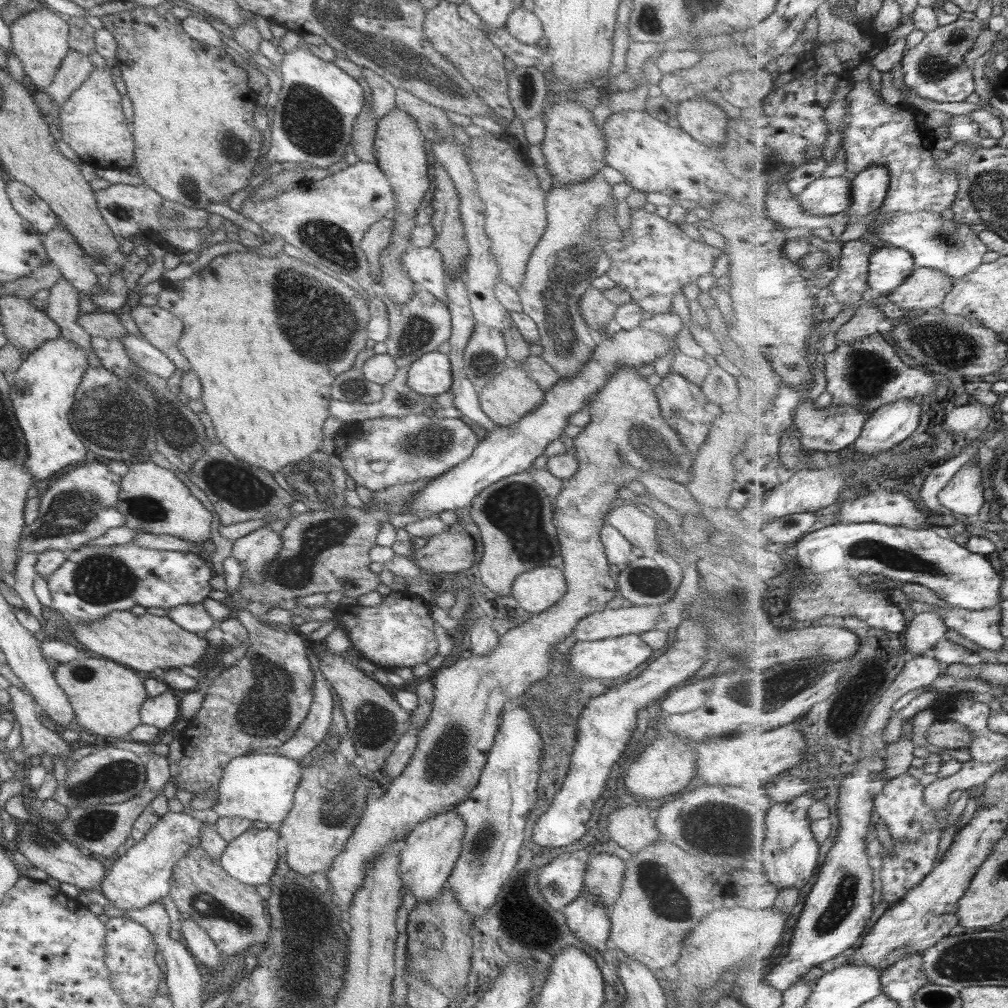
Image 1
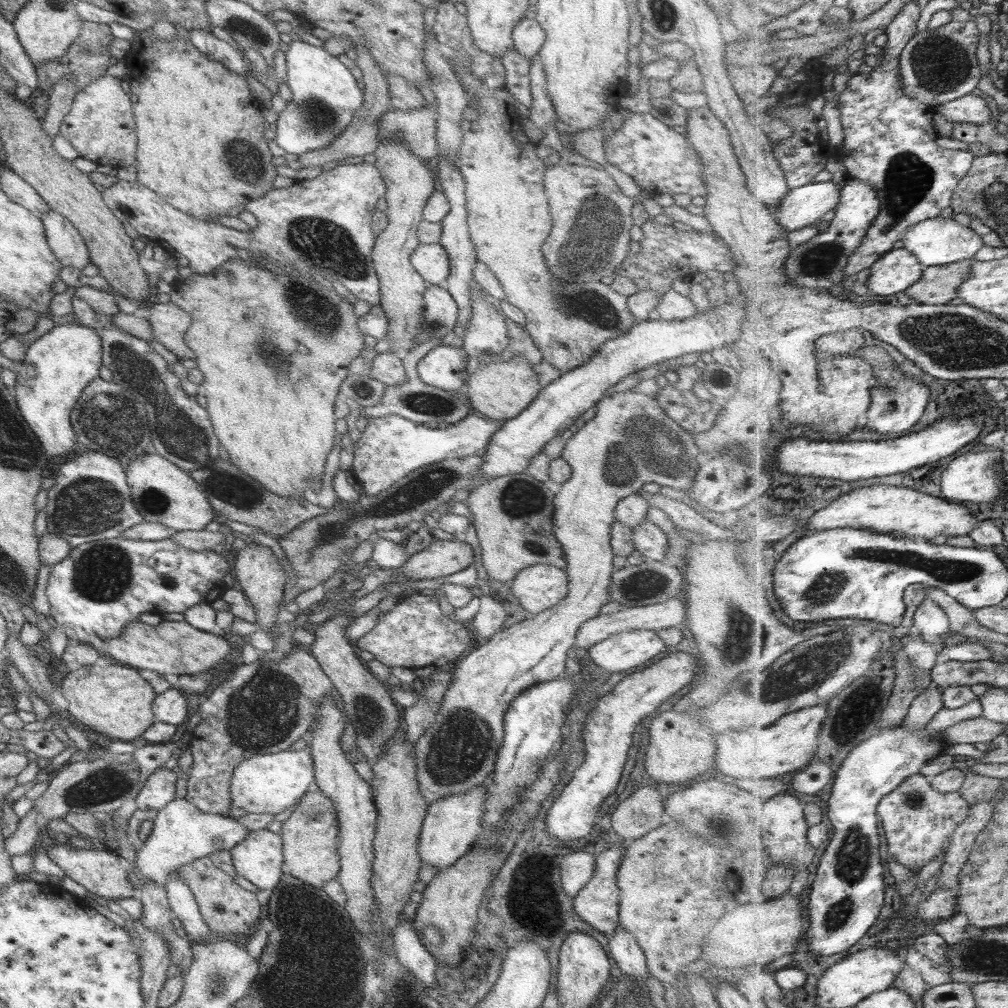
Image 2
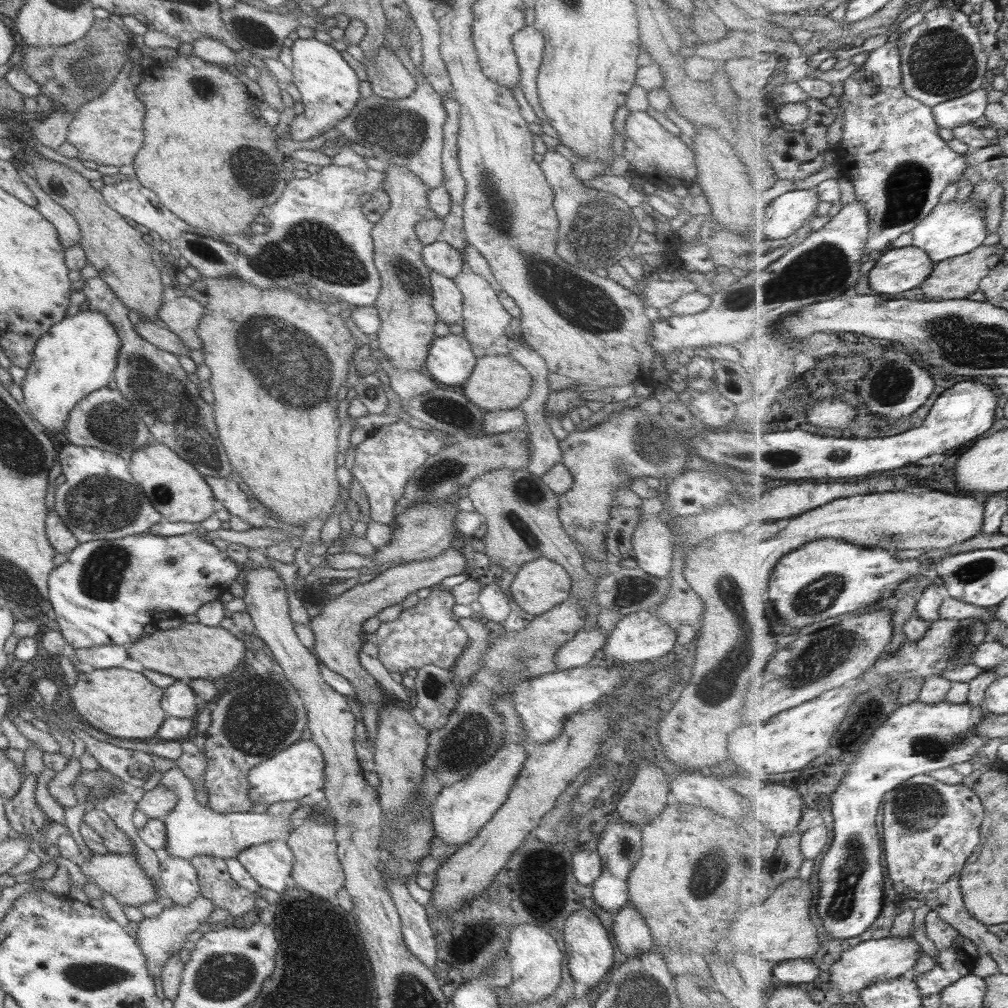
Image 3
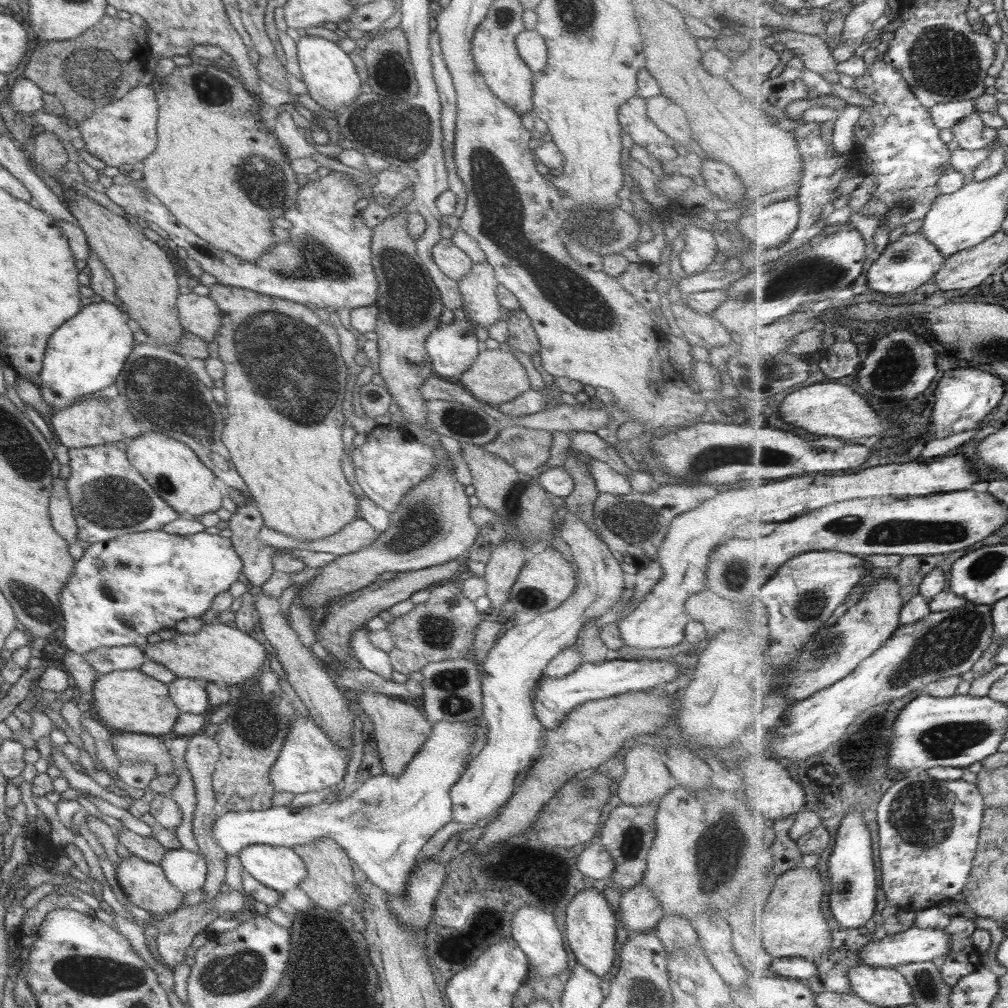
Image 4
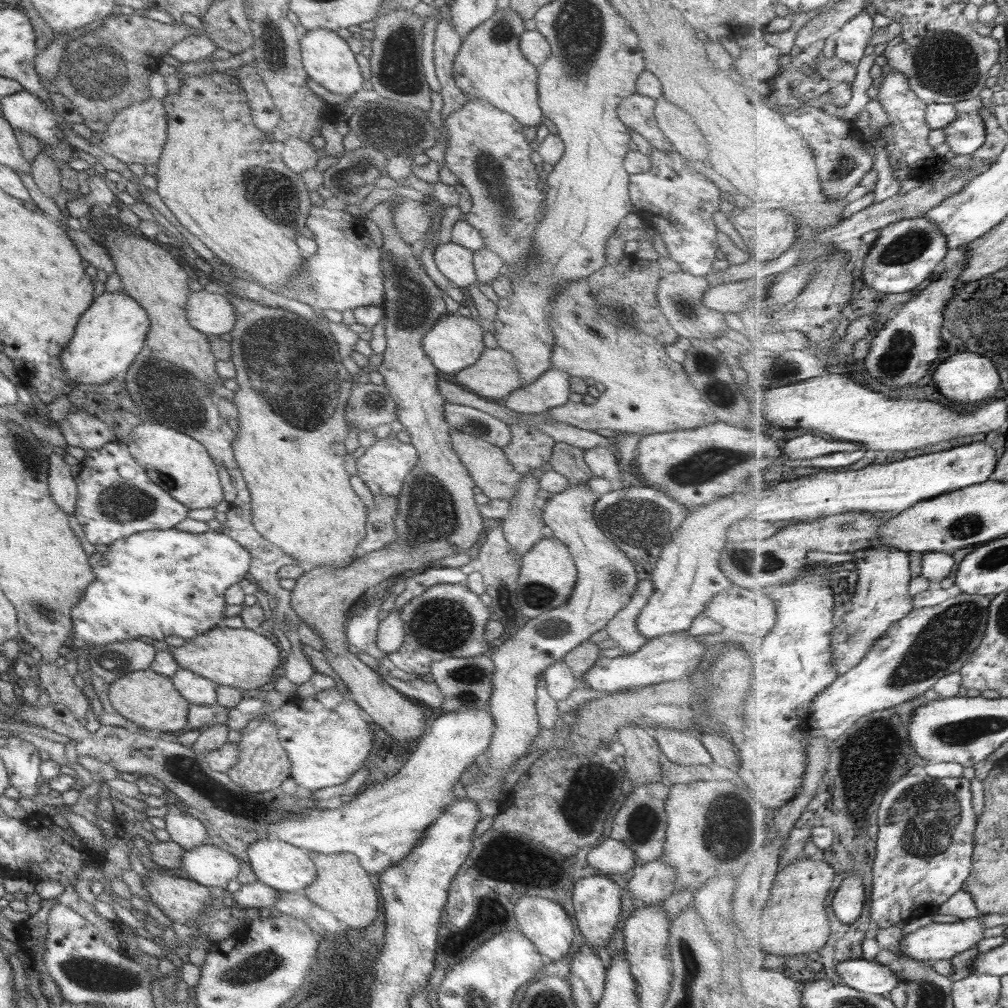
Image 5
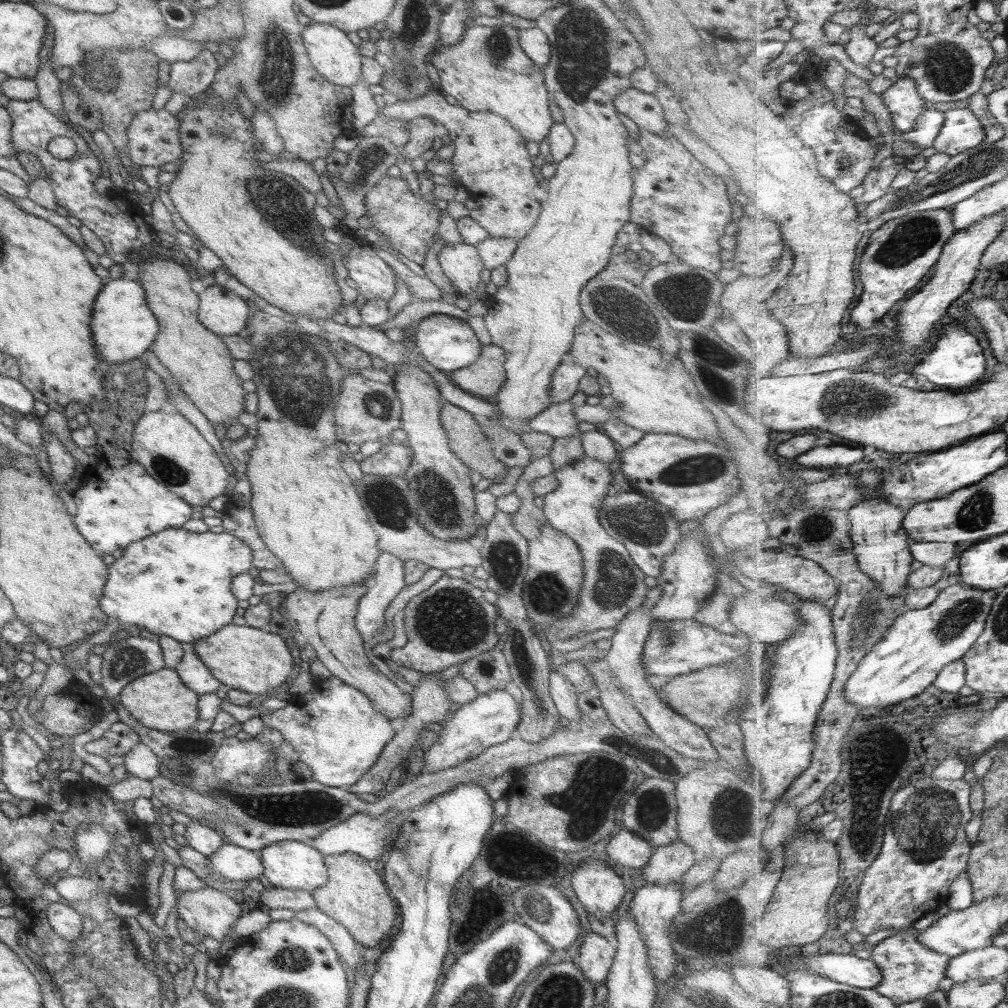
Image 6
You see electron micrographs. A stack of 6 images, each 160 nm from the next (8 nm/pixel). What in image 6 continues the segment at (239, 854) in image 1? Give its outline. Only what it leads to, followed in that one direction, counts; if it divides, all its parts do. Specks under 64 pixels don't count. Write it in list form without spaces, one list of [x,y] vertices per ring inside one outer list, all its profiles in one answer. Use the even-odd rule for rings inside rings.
[[[282,841],[264,847],[258,855],[261,858],[261,866],[263,866],[261,876],[266,878],[267,882],[275,889],[303,890],[311,893],[327,881],[323,855],[317,852],[315,848],[311,848],[307,842]]]

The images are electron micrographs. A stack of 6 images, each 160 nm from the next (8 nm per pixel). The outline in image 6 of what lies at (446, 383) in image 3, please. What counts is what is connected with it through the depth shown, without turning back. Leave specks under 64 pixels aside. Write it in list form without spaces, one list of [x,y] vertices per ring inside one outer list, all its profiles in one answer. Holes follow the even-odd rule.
[[[432,314],[416,322],[412,329],[414,348],[417,353],[441,373],[453,372],[472,364],[482,348],[470,326],[461,319],[444,314]]]

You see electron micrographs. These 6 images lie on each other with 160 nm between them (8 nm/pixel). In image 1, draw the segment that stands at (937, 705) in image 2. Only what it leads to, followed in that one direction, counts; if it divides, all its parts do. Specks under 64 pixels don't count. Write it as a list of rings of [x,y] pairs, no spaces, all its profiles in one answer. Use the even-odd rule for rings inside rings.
[[[910,734],[900,735],[896,741],[887,745],[884,757],[886,758],[885,774],[889,782],[892,778],[907,773],[911,768],[911,762],[915,760],[915,754],[913,754],[915,747]]]

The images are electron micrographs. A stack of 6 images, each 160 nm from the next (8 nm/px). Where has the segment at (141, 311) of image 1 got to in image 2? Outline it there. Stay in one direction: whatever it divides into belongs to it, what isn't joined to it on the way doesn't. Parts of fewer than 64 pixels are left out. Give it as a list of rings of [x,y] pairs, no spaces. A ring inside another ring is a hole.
[[[169,302],[156,303],[149,309],[149,328],[155,342],[171,352],[177,361],[193,359],[193,351],[185,346],[184,333],[190,325],[190,316]]]

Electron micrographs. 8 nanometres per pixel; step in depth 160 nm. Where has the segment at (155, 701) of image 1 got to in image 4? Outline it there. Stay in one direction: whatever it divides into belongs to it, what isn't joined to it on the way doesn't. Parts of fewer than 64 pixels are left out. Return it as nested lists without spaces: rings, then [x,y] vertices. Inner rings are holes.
[[[175,677],[166,685],[168,697],[181,713],[202,713],[207,708],[208,698],[204,682]]]

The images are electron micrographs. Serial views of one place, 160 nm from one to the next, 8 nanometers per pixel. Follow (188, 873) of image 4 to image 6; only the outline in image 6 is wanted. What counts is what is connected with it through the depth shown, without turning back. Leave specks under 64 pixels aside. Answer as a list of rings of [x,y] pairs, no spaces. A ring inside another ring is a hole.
[[[223,842],[215,853],[207,857],[207,868],[215,881],[243,882],[257,880],[263,873],[258,853]]]

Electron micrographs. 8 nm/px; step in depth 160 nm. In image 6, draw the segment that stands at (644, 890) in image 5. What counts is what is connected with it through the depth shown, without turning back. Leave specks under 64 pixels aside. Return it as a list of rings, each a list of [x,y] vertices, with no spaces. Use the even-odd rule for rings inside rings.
[[[671,841],[667,846],[652,848],[645,867],[641,868],[642,878],[647,886],[677,883],[695,861],[689,846]]]

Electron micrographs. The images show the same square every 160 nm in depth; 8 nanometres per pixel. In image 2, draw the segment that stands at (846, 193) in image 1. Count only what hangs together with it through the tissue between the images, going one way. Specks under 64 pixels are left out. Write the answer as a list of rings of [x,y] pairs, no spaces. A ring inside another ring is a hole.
[[[813,182],[790,189],[778,210],[773,210],[789,232],[807,228],[840,203],[841,187],[833,182]]]

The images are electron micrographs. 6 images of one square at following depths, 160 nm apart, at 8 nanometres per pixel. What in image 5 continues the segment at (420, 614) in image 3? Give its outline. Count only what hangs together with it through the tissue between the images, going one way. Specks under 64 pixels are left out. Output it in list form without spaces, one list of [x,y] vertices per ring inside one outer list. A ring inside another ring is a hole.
[[[434,584],[399,608],[404,630],[401,646],[387,657],[407,674],[426,675],[429,665],[442,658],[469,658],[488,654],[493,644],[484,639],[489,606],[483,605],[479,595],[463,584]]]

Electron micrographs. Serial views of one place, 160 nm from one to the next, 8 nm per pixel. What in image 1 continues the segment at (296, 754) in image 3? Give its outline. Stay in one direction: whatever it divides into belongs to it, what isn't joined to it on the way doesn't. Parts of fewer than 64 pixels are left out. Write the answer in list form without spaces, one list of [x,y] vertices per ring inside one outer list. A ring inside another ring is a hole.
[[[251,754],[232,758],[222,767],[222,775],[216,788],[216,801],[211,810],[219,818],[245,818],[259,822],[282,822],[285,814],[289,813],[295,787],[300,782],[301,766],[296,760],[277,754]]]

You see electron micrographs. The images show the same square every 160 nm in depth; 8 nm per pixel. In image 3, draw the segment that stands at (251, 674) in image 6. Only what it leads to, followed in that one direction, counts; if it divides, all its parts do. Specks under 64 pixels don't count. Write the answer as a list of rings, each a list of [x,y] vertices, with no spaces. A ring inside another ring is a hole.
[[[199,622],[182,623],[175,629],[157,628],[154,633],[127,645],[125,650],[129,660],[137,660],[143,669],[170,676],[176,681],[187,682],[197,698],[207,701],[209,705],[219,697],[212,680],[227,676],[246,660],[245,645],[232,635],[232,631],[220,626],[208,627]]]

